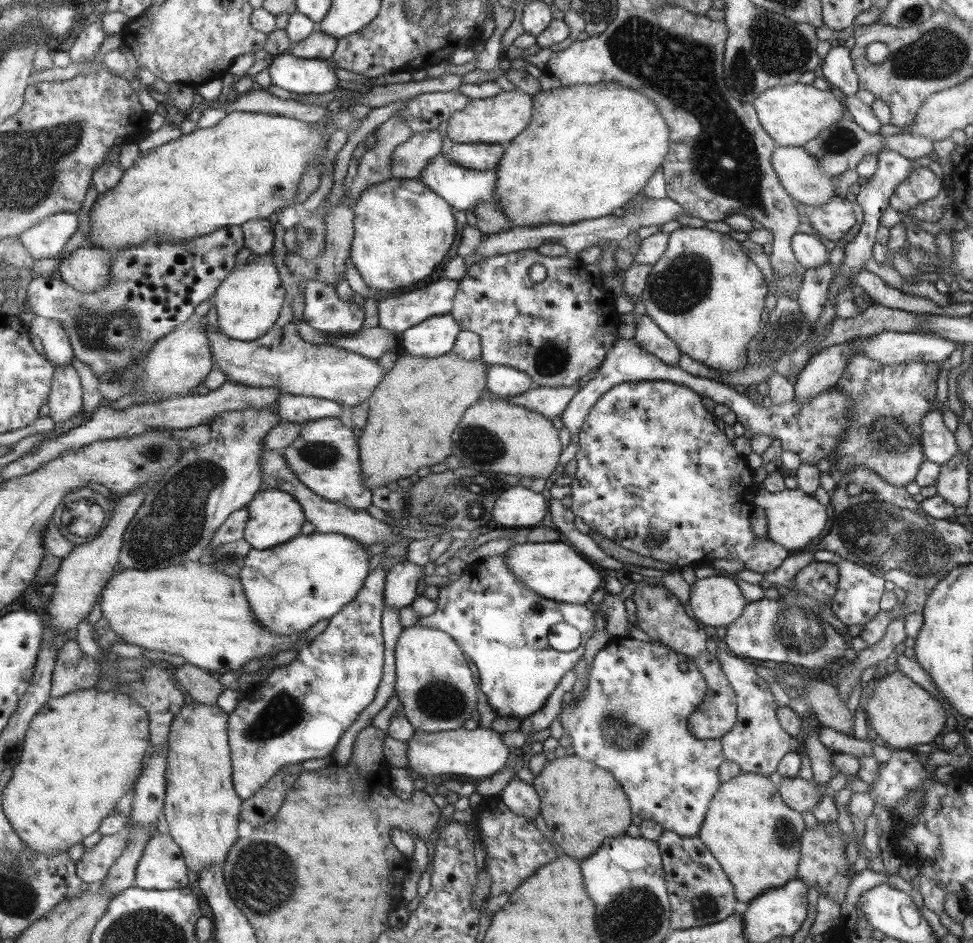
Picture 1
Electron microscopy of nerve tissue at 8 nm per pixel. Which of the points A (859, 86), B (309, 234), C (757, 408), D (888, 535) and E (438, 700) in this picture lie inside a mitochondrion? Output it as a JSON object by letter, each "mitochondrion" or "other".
{"A":"other","B":"mitochondrion","C":"other","D":"mitochondrion","E":"mitochondrion"}

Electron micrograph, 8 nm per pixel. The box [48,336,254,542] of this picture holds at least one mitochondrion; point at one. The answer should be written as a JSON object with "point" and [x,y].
{"point":[71,512]}

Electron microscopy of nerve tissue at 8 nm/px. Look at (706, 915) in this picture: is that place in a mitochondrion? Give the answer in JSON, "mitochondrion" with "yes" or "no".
{"mitochondrion":"yes"}

